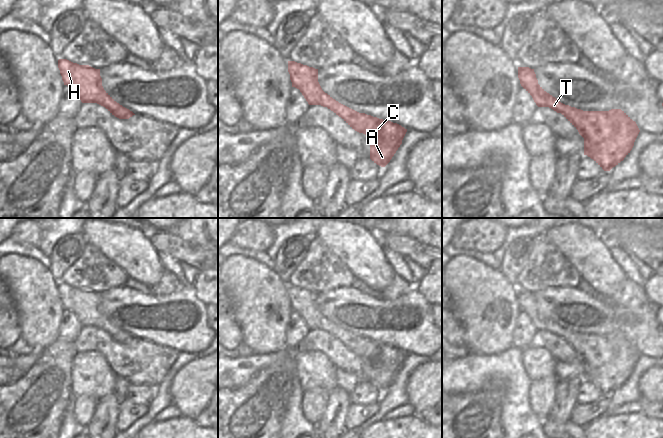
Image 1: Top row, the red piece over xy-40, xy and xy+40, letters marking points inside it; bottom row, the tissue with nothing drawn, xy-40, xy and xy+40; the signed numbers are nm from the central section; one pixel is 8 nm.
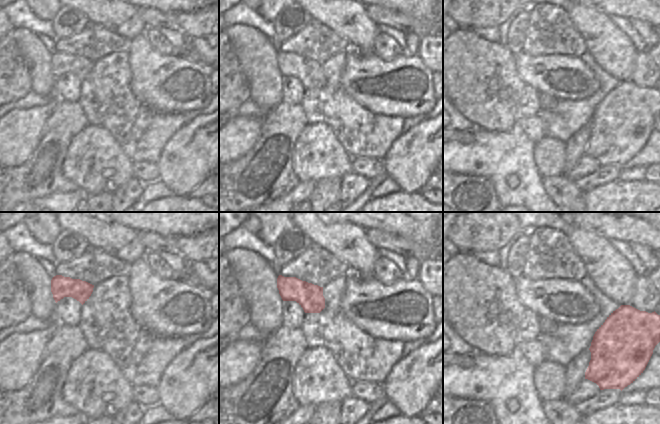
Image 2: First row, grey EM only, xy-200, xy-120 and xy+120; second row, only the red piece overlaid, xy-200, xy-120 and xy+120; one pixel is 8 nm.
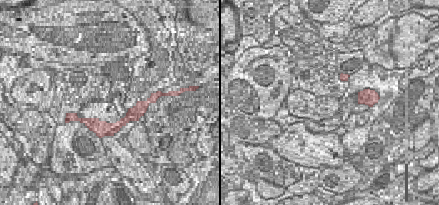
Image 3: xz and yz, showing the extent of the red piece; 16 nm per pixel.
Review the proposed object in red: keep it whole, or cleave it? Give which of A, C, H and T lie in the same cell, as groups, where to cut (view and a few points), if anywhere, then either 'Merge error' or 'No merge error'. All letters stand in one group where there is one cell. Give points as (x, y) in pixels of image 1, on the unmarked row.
Groups: A C H T. No split. No merge error.

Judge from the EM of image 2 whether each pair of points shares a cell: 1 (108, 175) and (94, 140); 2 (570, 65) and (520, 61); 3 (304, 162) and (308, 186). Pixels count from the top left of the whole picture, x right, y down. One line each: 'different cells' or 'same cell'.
1: same cell
2: same cell
3: different cells

